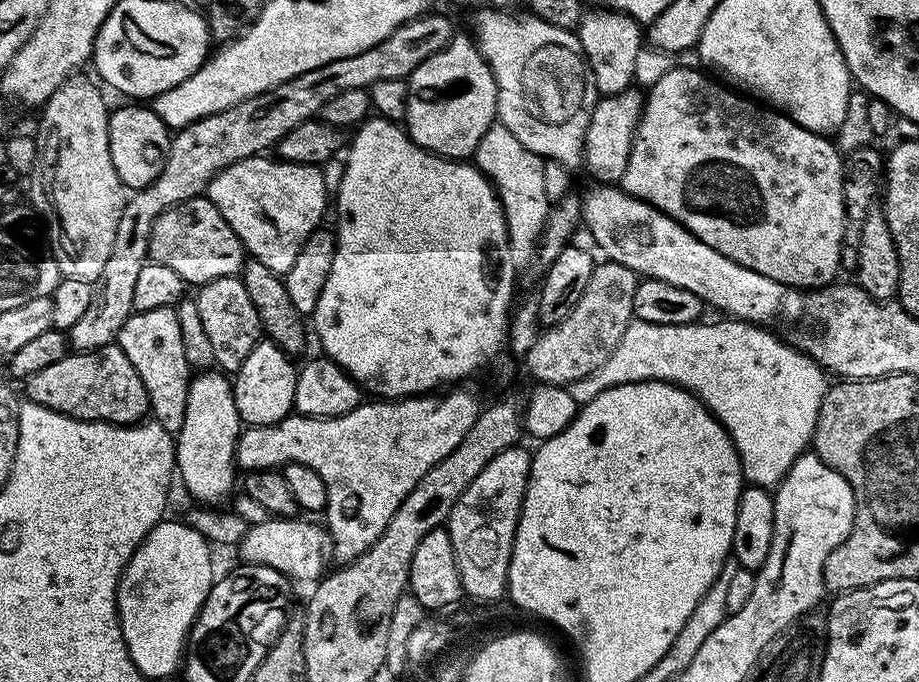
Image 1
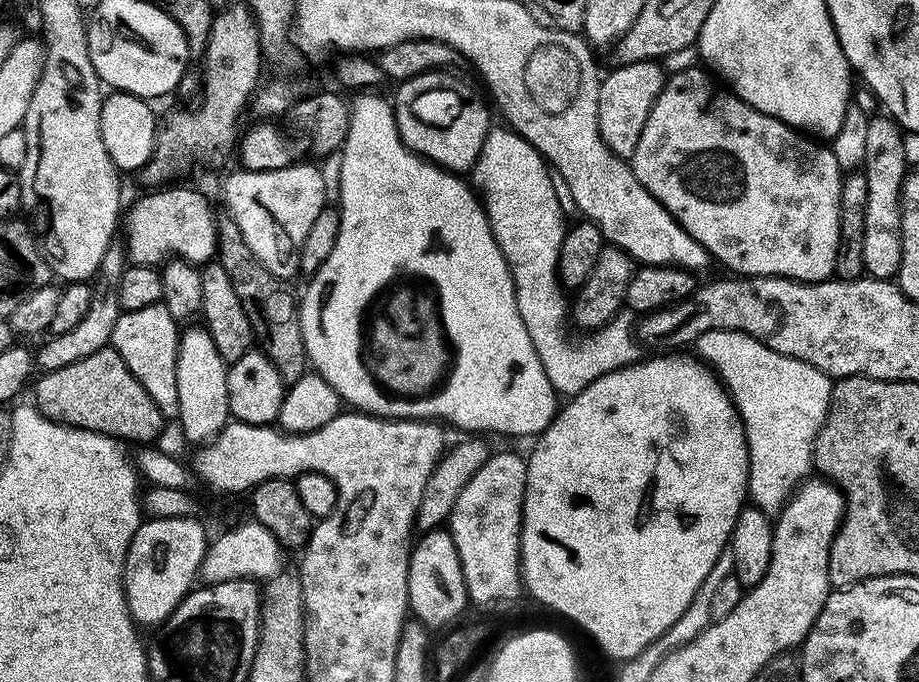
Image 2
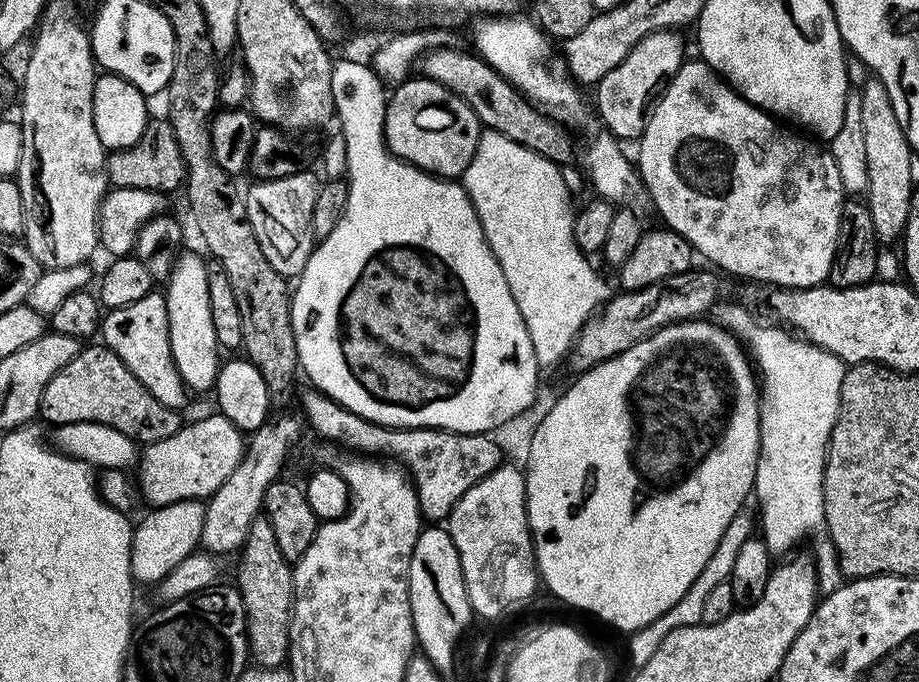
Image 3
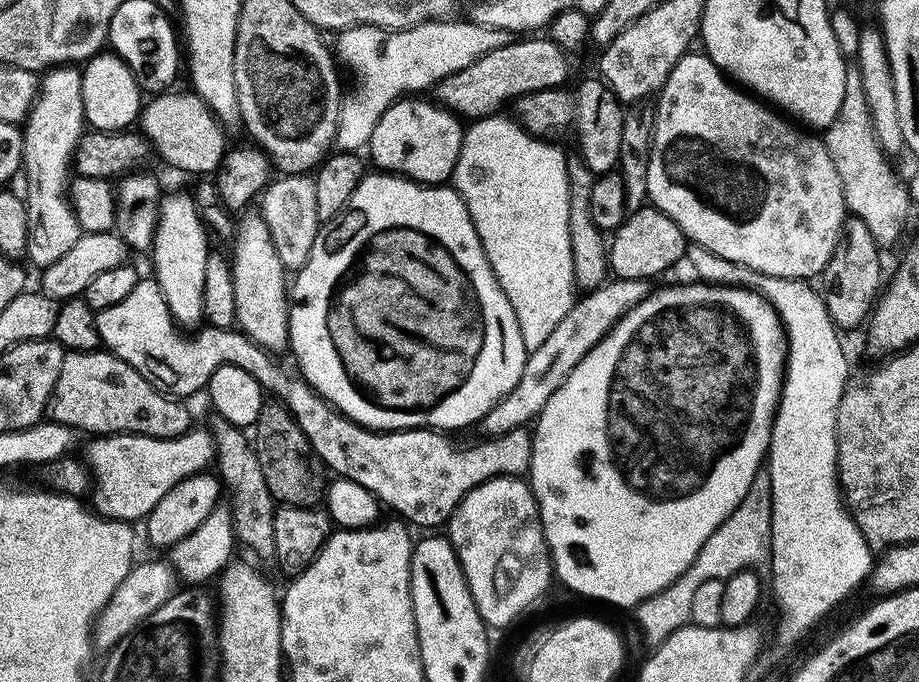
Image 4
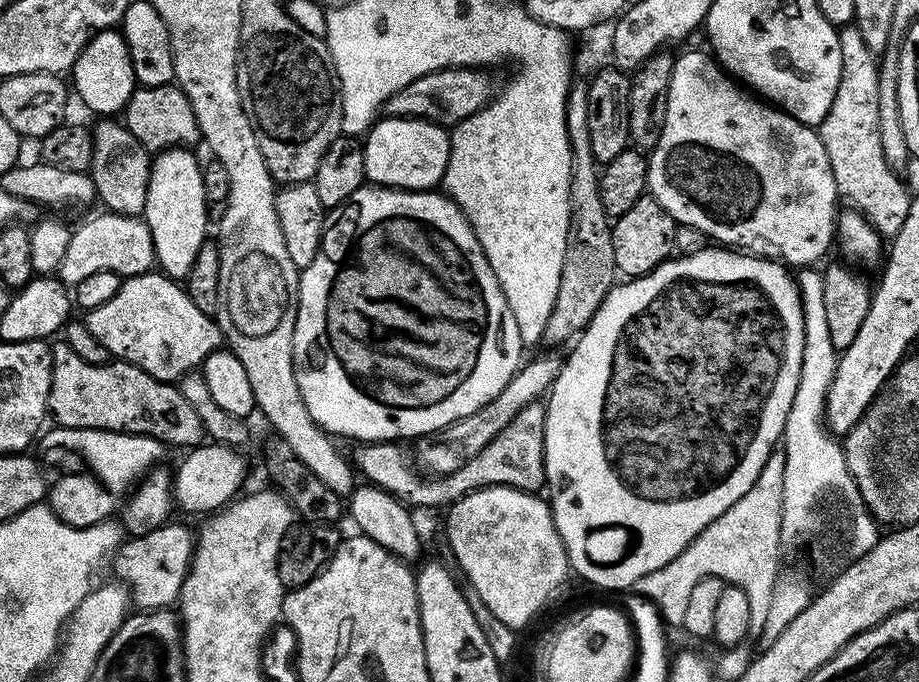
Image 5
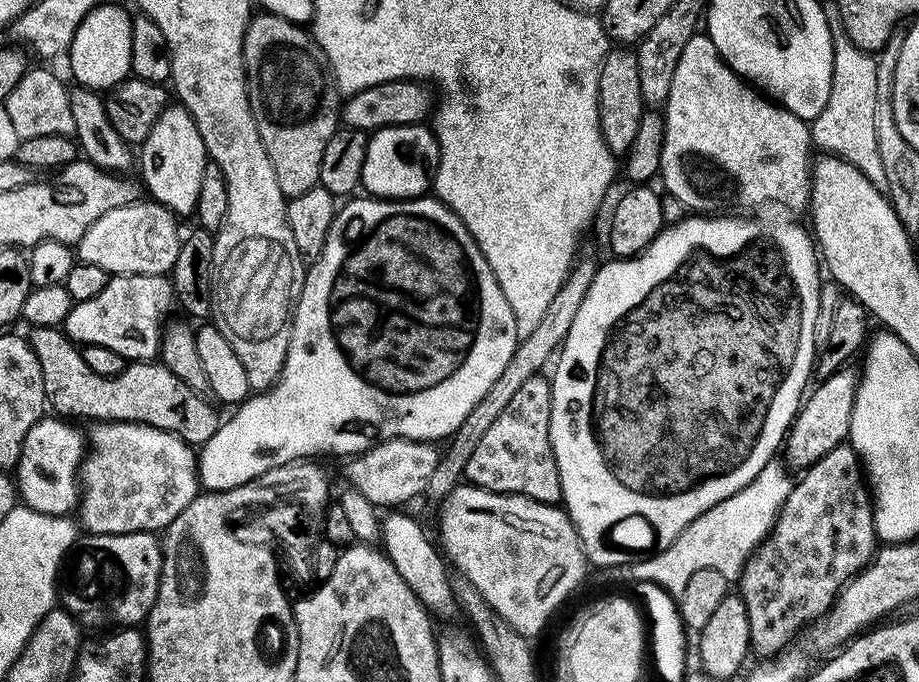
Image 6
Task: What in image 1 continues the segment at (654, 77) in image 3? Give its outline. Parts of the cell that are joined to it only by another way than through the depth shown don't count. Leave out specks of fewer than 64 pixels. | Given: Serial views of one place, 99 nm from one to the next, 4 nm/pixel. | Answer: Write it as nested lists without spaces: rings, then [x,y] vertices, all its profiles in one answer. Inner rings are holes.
[[[633,86],[613,96],[600,96],[596,109],[590,114],[590,126],[584,135],[584,159],[592,171],[593,181],[604,186],[612,186],[626,174],[626,162],[630,162],[630,150],[636,137],[636,127],[644,112],[646,96],[639,87]]]

